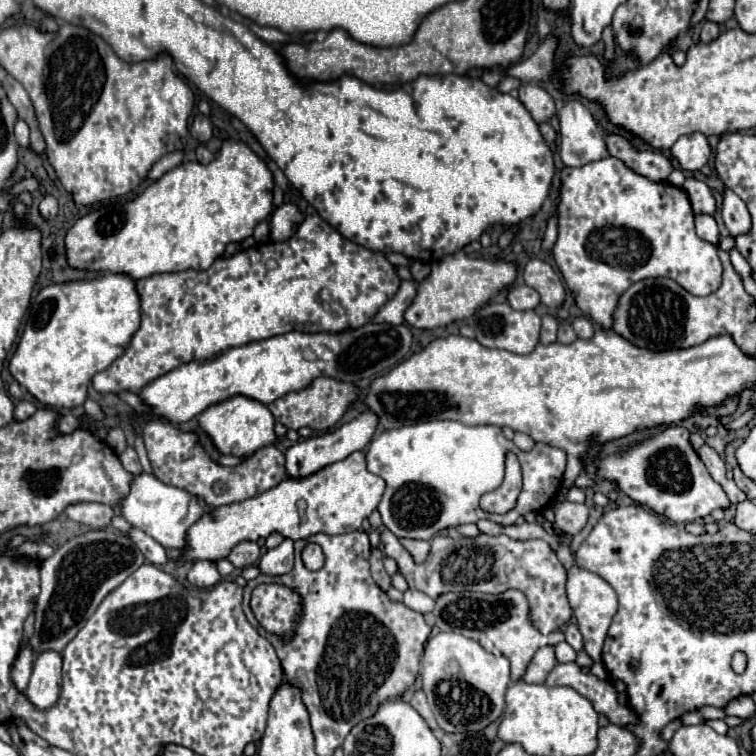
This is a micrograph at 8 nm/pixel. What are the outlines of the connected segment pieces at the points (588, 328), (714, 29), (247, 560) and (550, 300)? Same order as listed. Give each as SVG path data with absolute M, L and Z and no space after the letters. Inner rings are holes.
M575 317L571 325L573 325L575 333L577 333L581 339L591 339L591 335L593 335L593 325L591 325L591 321L589 321L587 317Z
M705 21L703 27L701 27L701 41L703 41L703 43L709 43L709 41L715 39L719 33L721 33L721 29L719 29L717 23L713 23L713 21Z
M241 541L241 543L237 543L237 545L229 551L227 559L229 559L235 567L243 569L243 567L255 565L257 559L259 559L259 555L261 555L261 551L259 551L259 545L257 545L255 541Z
M531 259L523 271L525 285L533 287L541 295L541 303L547 307L559 307L565 297L565 289L561 285L559 275L553 267L541 259Z

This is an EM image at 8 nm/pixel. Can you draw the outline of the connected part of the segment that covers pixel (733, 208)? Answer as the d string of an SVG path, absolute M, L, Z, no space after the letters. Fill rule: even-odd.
M725 189L723 193L723 205L721 205L721 215L725 221L725 227L729 229L729 233L741 235L747 233L751 229L751 215L745 207L745 203L741 201L741 197L737 197L731 189Z

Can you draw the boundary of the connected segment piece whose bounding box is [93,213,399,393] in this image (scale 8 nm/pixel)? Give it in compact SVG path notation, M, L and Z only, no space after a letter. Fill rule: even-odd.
M307 213L297 233L287 241L255 245L247 251L235 253L233 257L217 257L207 271L163 273L139 279L135 285L141 297L141 325L123 355L93 377L93 387L99 393L121 393L125 389L139 393L149 381L183 363L209 359L229 347L247 345L251 341L269 339L289 331L339 333L343 329L357 329L369 323L377 309L395 295L399 289L399 277L383 253L351 243L317 213ZM269 261L275 261L275 267L267 267ZM319 309L323 317L317 315Z

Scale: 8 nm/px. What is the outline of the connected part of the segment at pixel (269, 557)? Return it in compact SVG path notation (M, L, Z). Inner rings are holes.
M285 539L281 545L269 549L261 557L259 569L265 575L285 575L287 571L291 571L291 559L293 559L293 541Z

